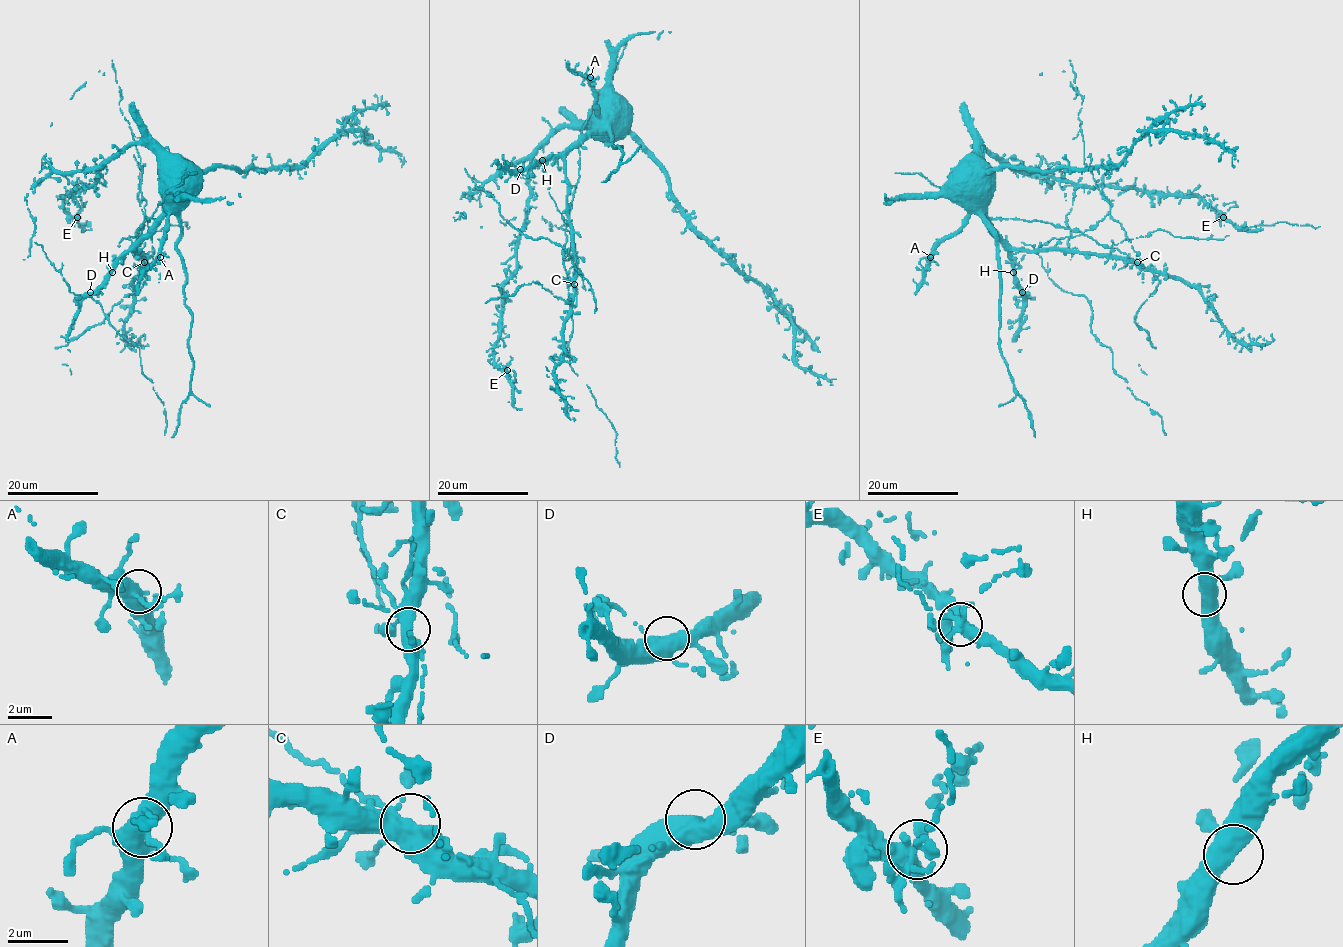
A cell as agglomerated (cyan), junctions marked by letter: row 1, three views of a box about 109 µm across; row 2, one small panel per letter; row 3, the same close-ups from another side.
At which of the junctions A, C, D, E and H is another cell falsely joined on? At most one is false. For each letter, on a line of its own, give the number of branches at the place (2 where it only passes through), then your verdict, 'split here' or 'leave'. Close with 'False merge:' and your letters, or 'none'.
A: 4 branches meet; leave
C: 4 branches meet; split here
D: 4 branches meet; leave
E: 4 branches meet; leave
H: 3 branches meet; leave
False merge: C

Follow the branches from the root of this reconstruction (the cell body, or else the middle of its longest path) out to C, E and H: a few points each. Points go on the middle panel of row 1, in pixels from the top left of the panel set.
C: (613, 103), (603, 108), (600, 125), (565, 157), (567, 215), (575, 258), (574, 284)
E: (613, 103), (584, 125), (558, 129), (532, 160), (516, 273), (503, 287), (493, 349), (493, 362), (507, 370)
H: (613, 103), (603, 108), (603, 120), (585, 140), (542, 160)

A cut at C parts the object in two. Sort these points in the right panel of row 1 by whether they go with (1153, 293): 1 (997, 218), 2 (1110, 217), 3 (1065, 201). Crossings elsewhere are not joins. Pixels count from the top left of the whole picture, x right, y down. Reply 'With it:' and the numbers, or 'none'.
With it: 1, 2

